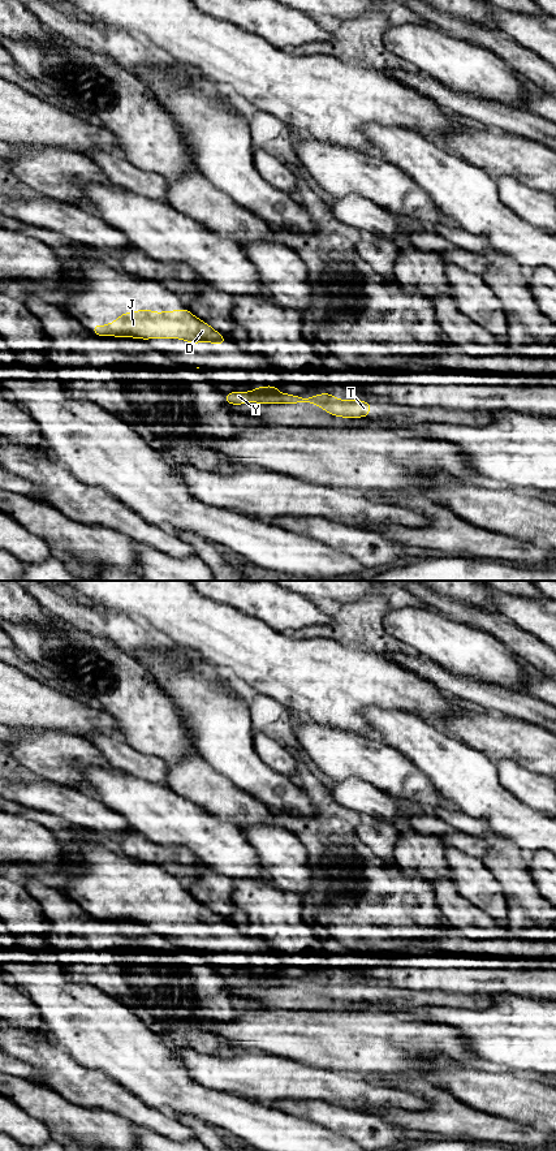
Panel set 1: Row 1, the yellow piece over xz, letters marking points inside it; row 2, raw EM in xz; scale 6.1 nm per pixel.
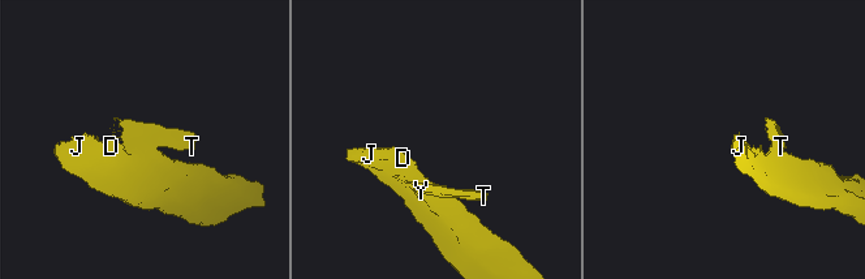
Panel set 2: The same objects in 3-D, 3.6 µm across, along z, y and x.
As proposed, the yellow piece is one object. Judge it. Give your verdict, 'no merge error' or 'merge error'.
merge error

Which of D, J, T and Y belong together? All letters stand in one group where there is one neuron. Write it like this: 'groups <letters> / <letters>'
groups D J / T Y

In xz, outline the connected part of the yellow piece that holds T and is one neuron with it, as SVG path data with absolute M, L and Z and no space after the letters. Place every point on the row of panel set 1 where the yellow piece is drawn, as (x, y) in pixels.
M230 392L224 395L225 404L241 405L247 402L258 404L313 404L335 417L342 418L366 418L371 411L371 404L361 400L336 400L332 393L320 393L309 397L301 397L288 393L254 393L254 392Z

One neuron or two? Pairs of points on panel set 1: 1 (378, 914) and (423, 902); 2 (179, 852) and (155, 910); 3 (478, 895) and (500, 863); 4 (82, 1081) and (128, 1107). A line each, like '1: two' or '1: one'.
1: one
2: two
3: two
4: one

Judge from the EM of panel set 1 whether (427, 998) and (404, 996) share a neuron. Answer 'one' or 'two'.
one

